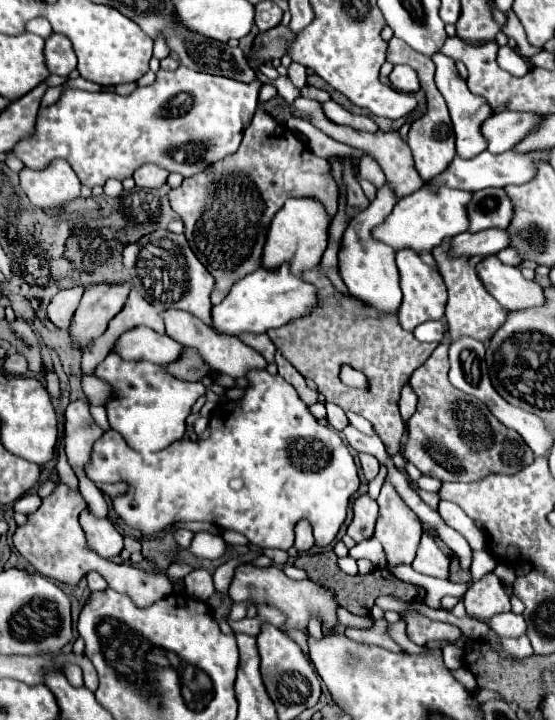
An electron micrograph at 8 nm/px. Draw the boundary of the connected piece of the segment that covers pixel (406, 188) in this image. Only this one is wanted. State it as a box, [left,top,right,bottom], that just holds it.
[295,97,425,197]

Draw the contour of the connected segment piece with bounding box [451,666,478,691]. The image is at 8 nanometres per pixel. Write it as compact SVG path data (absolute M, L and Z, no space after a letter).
M465 666L451 673L460 683L467 687L468 691L476 691L478 689L474 675Z

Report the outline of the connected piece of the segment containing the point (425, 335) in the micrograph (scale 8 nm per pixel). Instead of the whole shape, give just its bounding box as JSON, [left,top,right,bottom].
[413,321,445,343]

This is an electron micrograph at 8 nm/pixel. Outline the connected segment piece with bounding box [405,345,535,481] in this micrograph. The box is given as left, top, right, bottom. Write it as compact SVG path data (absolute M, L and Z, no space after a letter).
M439 345L431 357L411 375L409 385L415 389L419 403L407 421L409 439L405 447L407 459L425 475L439 481L481 481L487 475L513 475L533 463L533 451L523 443L517 431L505 427L485 403L457 391L447 379L449 361L447 345Z

